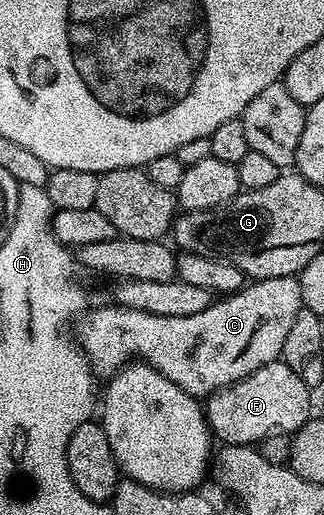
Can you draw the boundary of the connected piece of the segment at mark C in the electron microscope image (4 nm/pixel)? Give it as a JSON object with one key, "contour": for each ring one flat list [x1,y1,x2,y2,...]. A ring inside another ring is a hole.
{"contour":[[271,277,265,281,259,279,253,280,251,283,245,284,239,293,221,296,219,299,213,300,210,307,206,307,206,311,198,311,198,315,182,315,181,317,171,317,170,315,152,315,146,311,134,311,127,309,115,303,107,303,101,309,85,312,79,318,78,324,74,329,74,336,84,354,88,356,88,362,92,364,93,370,97,374,105,373,111,375,123,369,125,365,132,362,146,363,150,367,154,367,162,375,166,375,166,379,170,379,170,383,174,383,178,387,182,387,182,391,186,391,191,397,197,399,207,399,213,393,219,393,222,389,227,389,234,382,240,381,244,377,249,377,254,371,258,371,258,367,266,367,266,363,277,360,282,351,282,343,286,343,286,334,290,331,290,327,294,323,294,315,298,315,298,311,302,308,302,291,300,290,300,282,296,277]]}

